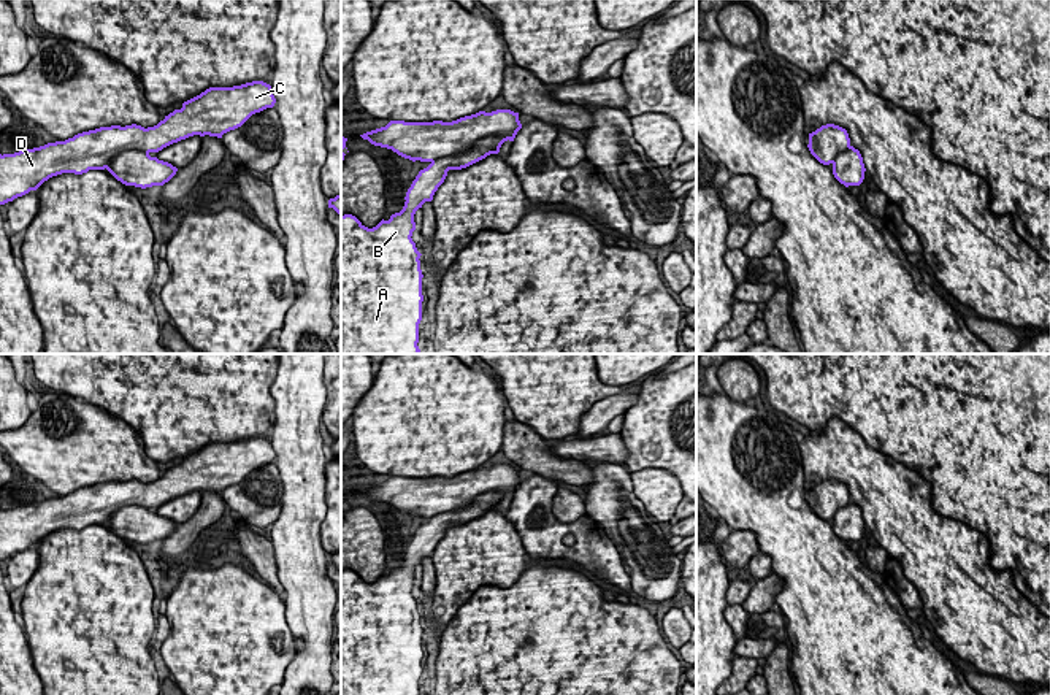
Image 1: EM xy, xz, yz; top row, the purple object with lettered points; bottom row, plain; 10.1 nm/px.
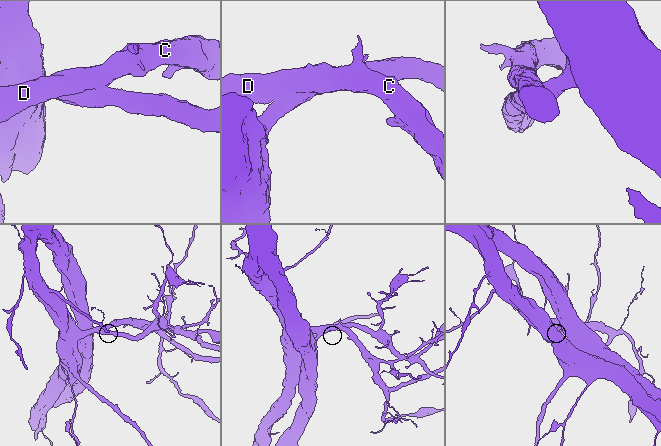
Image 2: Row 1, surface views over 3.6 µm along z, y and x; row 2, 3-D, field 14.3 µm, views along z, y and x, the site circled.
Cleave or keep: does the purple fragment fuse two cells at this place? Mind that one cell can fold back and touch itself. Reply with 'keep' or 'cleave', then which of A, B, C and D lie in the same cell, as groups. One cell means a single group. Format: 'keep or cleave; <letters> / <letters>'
cleave; A B / C D

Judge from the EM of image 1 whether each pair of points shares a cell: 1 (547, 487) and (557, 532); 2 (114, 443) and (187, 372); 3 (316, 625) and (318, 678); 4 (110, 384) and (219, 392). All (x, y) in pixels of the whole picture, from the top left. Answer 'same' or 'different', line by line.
1: same
2: different
3: same
4: same

